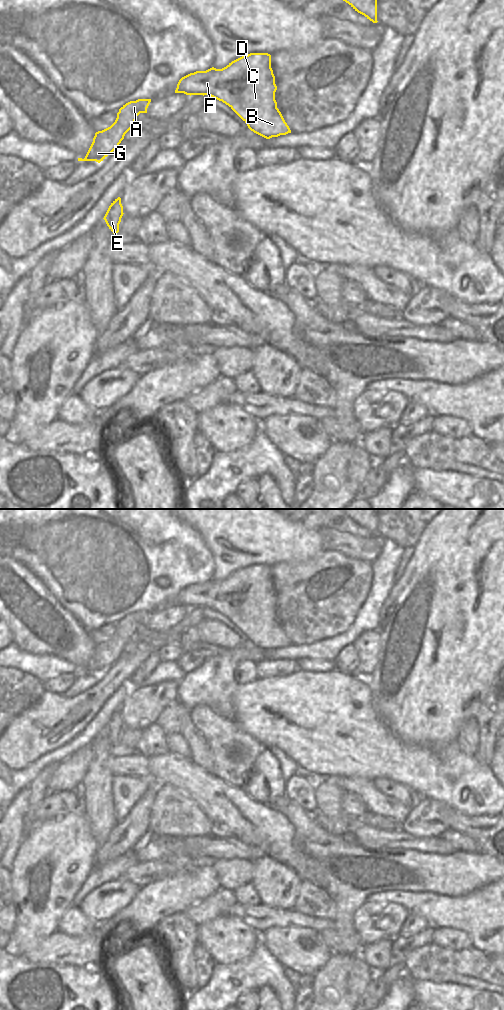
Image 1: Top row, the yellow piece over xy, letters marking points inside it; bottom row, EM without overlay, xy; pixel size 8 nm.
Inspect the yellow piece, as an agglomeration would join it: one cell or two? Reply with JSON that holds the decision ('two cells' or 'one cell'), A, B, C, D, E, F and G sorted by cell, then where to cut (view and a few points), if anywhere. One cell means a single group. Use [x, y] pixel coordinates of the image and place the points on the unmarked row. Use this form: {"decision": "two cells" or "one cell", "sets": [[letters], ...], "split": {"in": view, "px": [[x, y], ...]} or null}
{"decision": "one cell", "sets": [["A", "B", "C", "D", "E", "F", "G"]], "split": null}

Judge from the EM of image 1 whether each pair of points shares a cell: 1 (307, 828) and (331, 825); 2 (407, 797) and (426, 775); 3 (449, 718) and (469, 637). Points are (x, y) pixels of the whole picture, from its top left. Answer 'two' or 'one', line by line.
1: two
2: two
3: one

